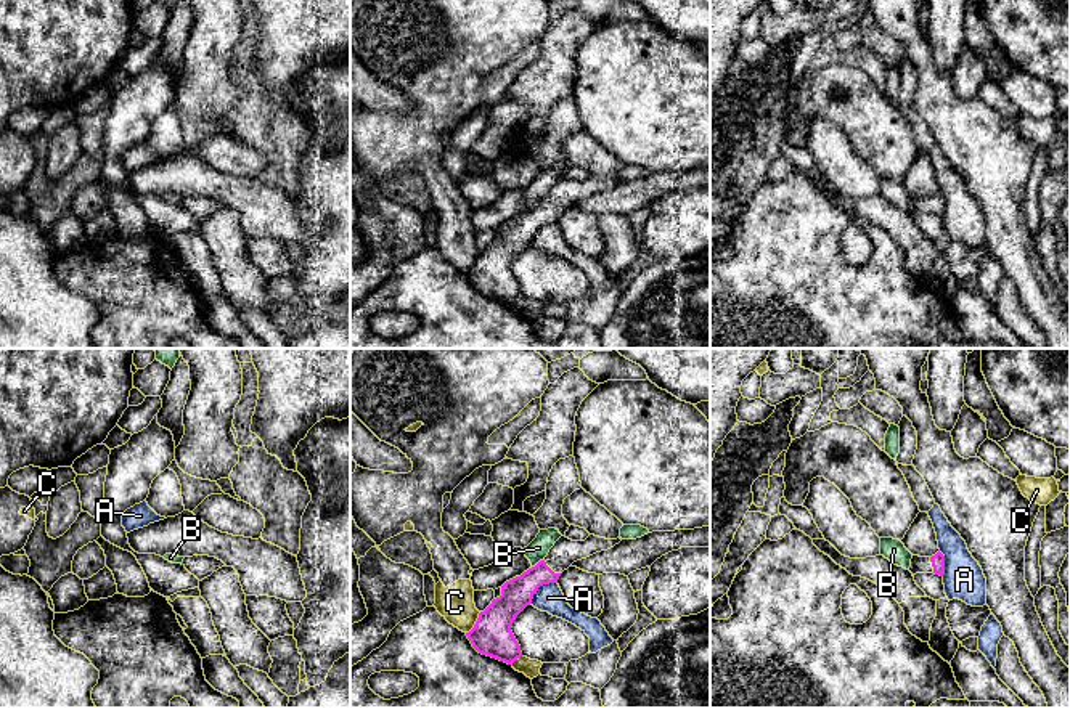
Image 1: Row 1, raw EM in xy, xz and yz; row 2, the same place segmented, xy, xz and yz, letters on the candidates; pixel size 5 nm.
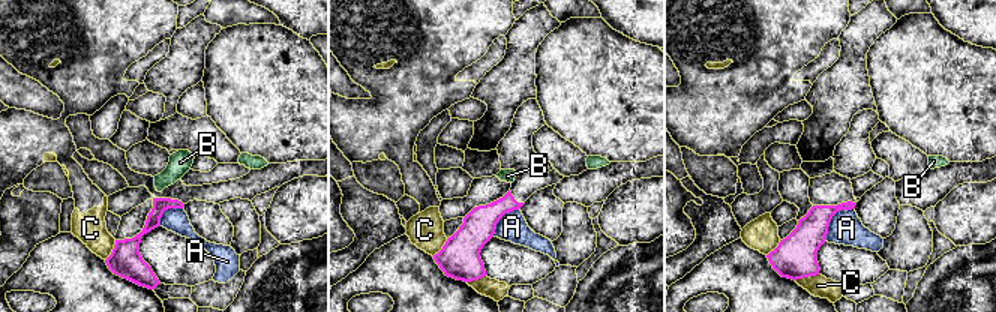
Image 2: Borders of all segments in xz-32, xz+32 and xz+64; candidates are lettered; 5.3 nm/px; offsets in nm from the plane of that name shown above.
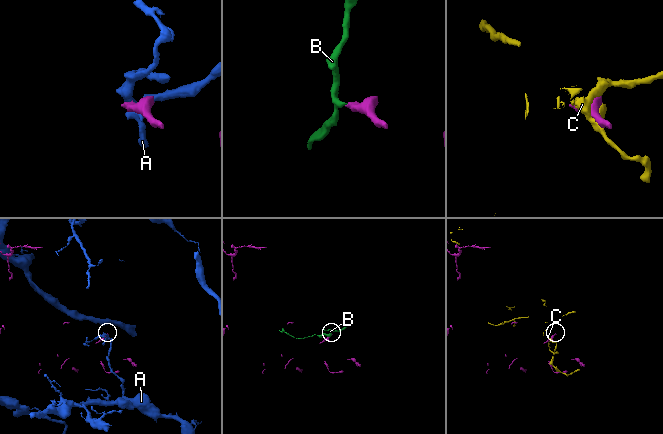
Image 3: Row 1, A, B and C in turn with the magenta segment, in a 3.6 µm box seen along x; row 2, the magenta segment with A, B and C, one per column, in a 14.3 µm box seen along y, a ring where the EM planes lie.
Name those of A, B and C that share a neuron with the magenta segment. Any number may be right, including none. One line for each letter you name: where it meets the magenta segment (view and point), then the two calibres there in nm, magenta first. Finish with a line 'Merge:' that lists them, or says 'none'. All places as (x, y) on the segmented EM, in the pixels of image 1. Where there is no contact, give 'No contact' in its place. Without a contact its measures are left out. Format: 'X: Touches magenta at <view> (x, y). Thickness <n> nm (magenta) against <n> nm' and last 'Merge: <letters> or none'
Merge: none

